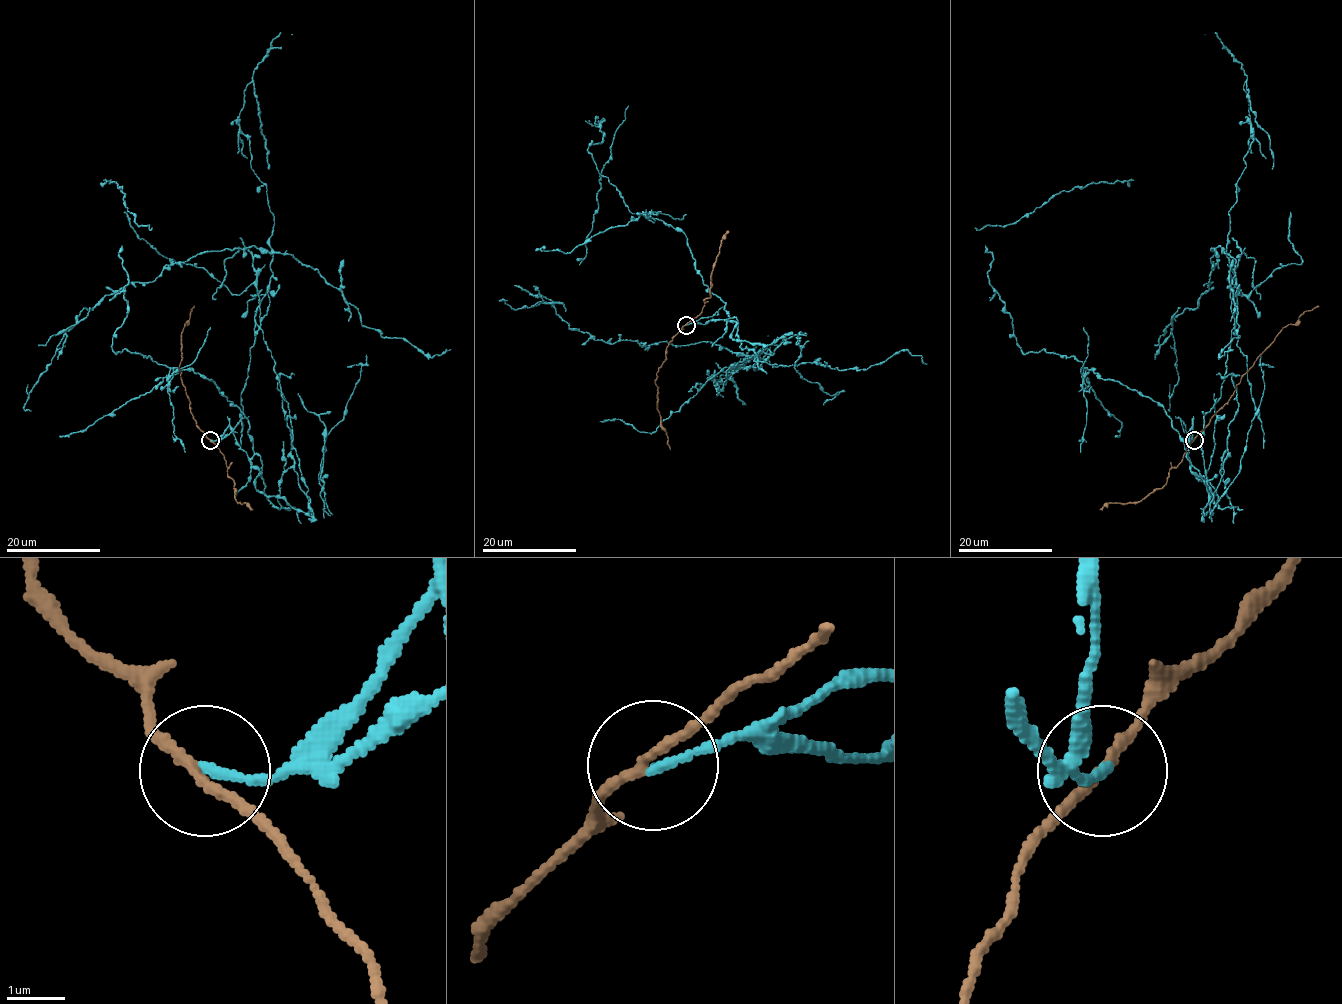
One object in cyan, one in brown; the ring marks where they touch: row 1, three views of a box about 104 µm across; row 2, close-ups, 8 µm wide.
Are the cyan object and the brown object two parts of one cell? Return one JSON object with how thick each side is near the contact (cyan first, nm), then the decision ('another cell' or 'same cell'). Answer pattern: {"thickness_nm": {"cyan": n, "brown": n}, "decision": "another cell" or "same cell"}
{"thickness_nm": {"cyan": 140, "brown": 150}, "decision": "another cell"}

